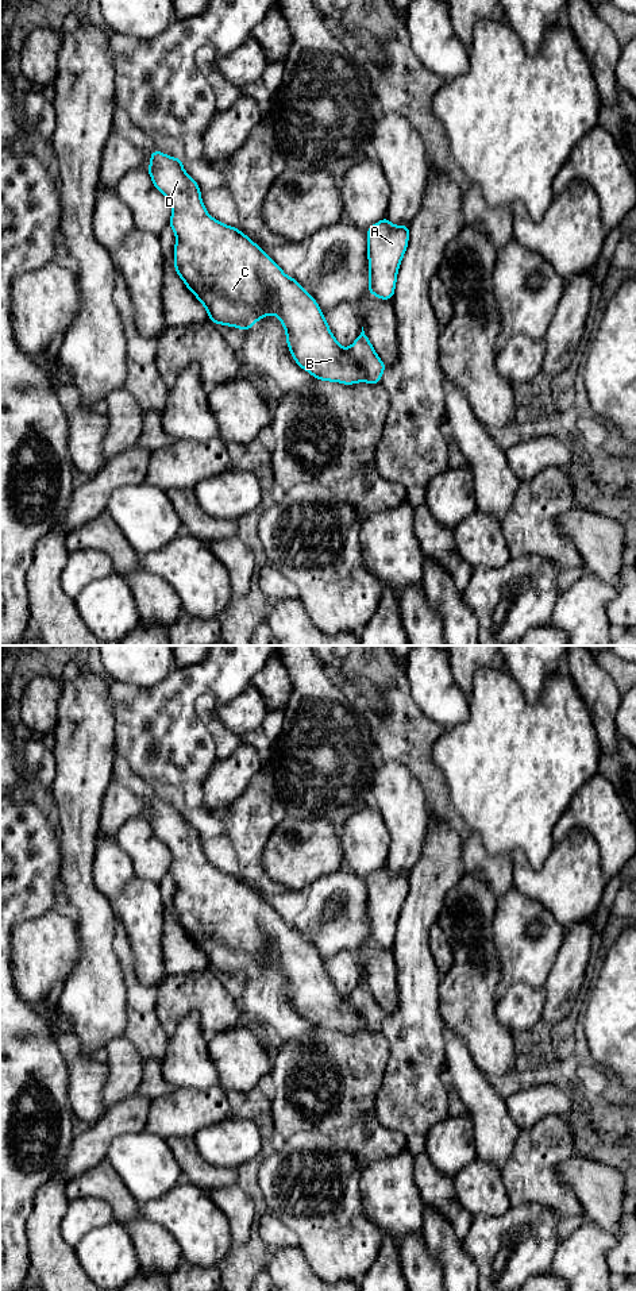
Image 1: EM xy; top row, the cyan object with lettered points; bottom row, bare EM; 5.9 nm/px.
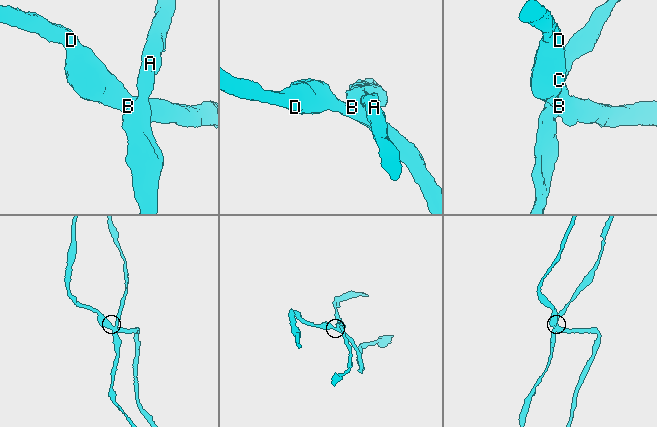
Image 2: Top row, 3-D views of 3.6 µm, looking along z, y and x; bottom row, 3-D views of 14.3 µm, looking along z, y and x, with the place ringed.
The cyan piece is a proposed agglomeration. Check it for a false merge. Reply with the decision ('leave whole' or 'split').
split

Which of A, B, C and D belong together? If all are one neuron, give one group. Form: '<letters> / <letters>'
A / B C D

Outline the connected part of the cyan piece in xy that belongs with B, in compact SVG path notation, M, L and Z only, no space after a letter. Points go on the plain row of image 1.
M154 798L150 803L150 816L146 817L157 839L171 851L173 862L169 875L176 882L174 917L186 936L205 955L209 968L215 972L236 975L248 979L258 968L267 963L280 967L285 976L286 993L296 1011L312 1022L316 1028L354 1033L362 1030L361 1020L332 983L315 945L311 944L293 925L288 925L282 917L257 891L247 886L236 875L231 875L213 867L201 848L198 832L182 816L182 808Z

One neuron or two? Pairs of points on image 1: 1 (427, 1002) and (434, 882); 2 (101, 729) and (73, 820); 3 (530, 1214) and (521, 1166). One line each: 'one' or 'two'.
1: one
2: one
3: two

